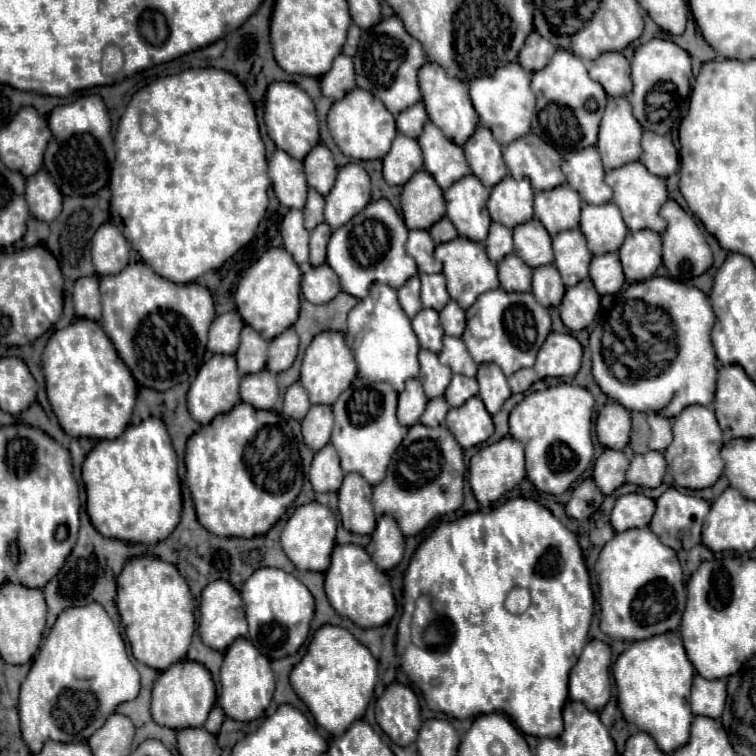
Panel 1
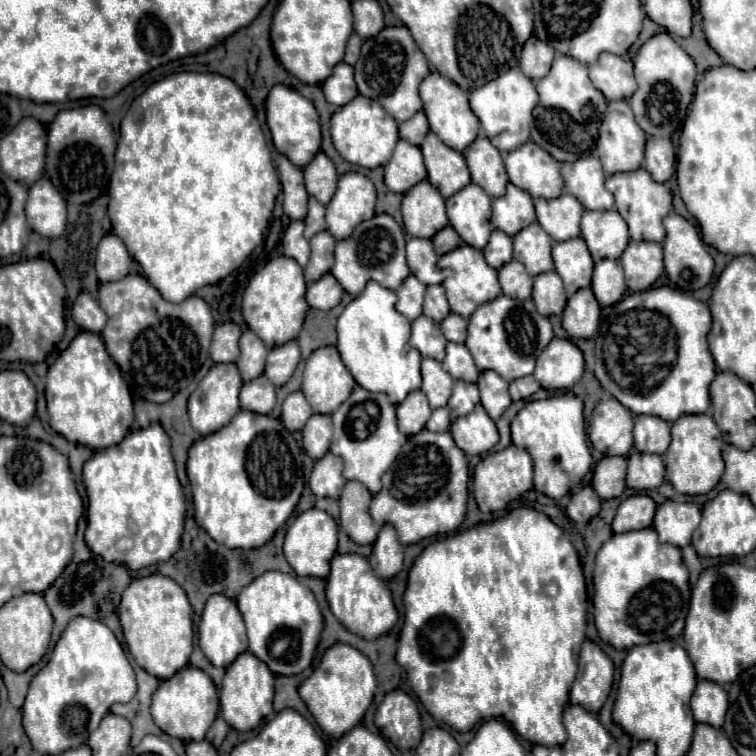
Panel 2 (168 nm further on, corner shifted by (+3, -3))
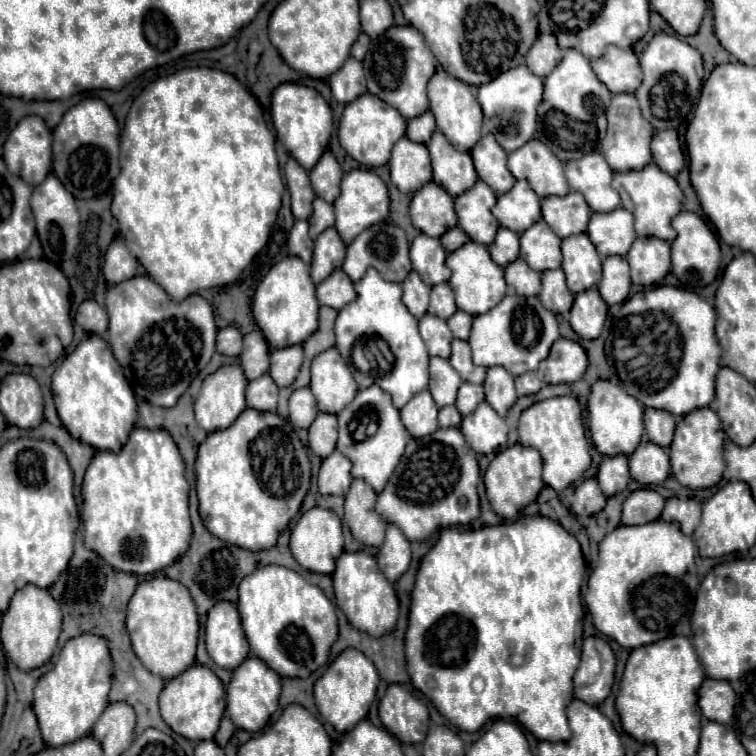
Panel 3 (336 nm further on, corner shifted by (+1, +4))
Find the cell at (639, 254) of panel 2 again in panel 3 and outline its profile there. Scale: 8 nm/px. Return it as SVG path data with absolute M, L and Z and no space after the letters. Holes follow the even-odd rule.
M638 237L628 253L634 285L656 285L670 271L670 243L656 237Z

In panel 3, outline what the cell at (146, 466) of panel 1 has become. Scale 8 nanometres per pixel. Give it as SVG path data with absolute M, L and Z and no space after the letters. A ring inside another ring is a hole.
M134 429L128 443L122 447L122 451L116 455L116 453L108 453L108 451L98 451L84 475L84 483L82 483L82 521L84 521L84 545L92 551L96 551L110 567L114 567L116 571L120 573L126 573L126 575L150 575L150 573L156 573L168 565L172 565L174 561L178 561L186 551L188 551L188 545L190 545L190 539L192 539L192 523L190 523L190 515L188 515L188 481L184 477L184 461L178 453L178 447L174 443L174 439L164 431L164 429Z

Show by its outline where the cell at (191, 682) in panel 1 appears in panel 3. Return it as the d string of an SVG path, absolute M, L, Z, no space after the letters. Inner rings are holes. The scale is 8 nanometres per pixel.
M192 665L184 675L170 679L160 695L160 713L164 721L172 727L174 733L190 739L190 741L204 741L214 739L220 719L224 715L224 685L222 681L204 665Z

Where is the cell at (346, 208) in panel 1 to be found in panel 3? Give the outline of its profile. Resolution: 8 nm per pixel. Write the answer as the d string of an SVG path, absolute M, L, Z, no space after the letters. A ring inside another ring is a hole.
M354 169L344 175L342 179L342 193L334 203L336 213L336 231L344 239L346 245L350 245L364 229L384 223L390 215L390 195L386 183L370 169Z

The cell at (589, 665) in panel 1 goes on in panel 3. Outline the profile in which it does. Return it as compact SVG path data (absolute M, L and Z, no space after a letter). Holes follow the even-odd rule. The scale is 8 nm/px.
M586 637L582 645L582 661L574 675L574 697L588 703L602 703L614 683L614 651L600 637Z

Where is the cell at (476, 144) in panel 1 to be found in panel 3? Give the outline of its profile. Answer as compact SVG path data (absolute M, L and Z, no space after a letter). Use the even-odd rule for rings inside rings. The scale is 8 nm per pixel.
M484 135L480 143L470 151L474 159L474 167L478 171L478 177L488 183L496 195L502 195L512 189L516 183L514 175L506 167L506 151L492 139L492 135Z

